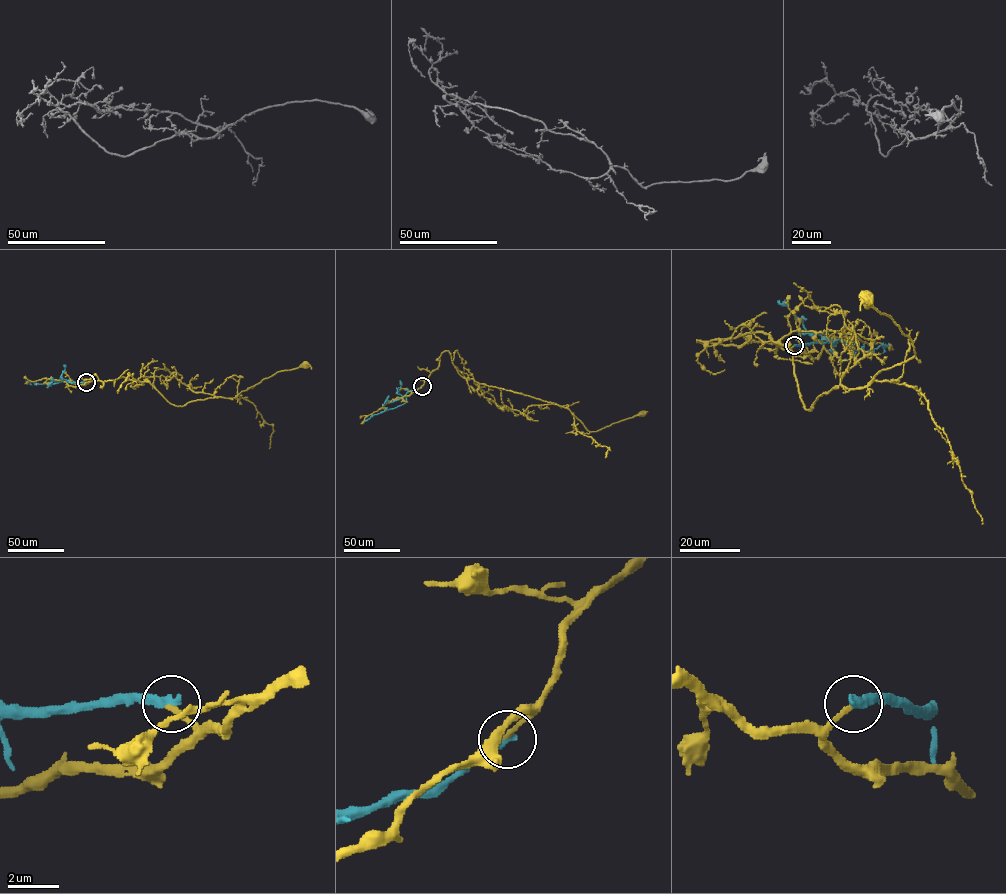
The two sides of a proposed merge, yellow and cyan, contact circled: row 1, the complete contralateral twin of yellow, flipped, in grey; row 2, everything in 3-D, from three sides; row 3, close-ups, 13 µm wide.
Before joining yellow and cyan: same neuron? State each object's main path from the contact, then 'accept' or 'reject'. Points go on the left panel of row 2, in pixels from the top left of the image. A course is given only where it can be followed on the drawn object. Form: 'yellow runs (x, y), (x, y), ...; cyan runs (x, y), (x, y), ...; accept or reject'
yellow runs (86, 382), (121, 377), (148, 381), (168, 401), (184, 405), (207, 398), (235, 398), (278, 372), (306, 364); cyan runs (86, 382), (70, 379), (42, 384), (26, 381); reject

